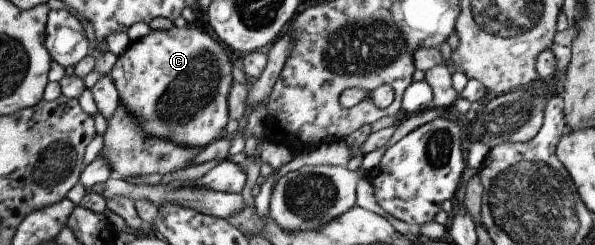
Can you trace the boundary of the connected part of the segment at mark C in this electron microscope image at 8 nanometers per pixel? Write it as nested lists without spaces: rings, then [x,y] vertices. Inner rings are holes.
[[[187,23],[184,27],[173,26],[168,30],[150,30],[147,36],[133,41],[118,56],[111,78],[117,87],[120,104],[137,119],[148,136],[170,138],[175,144],[198,148],[207,146],[225,135],[229,120],[228,96],[233,86],[233,59],[226,54],[226,46],[214,40],[208,32]]]

